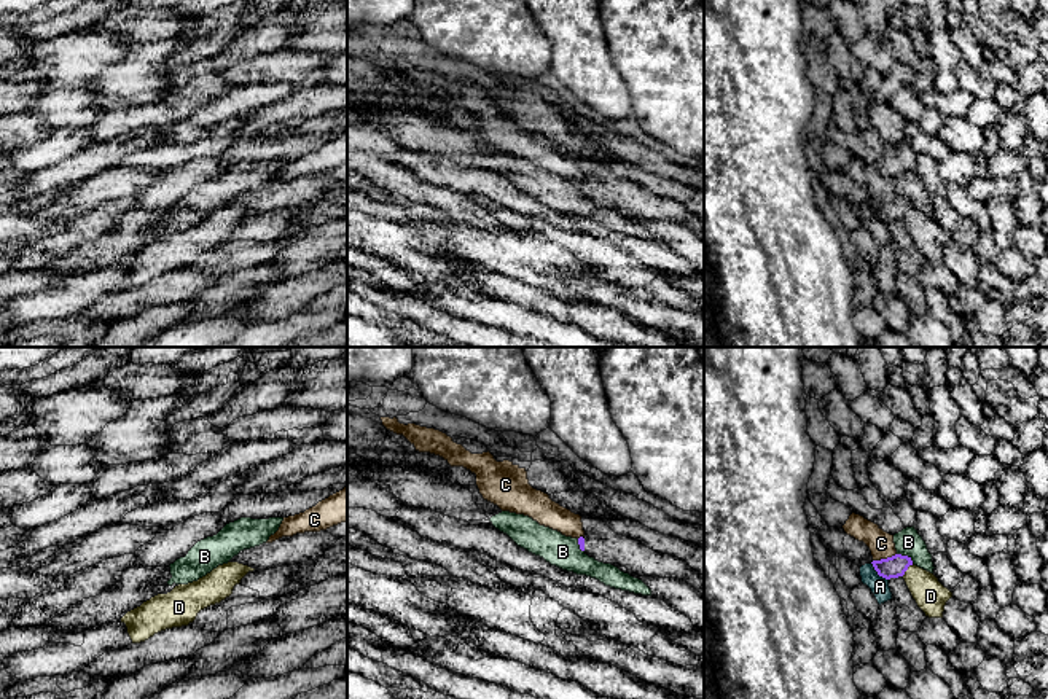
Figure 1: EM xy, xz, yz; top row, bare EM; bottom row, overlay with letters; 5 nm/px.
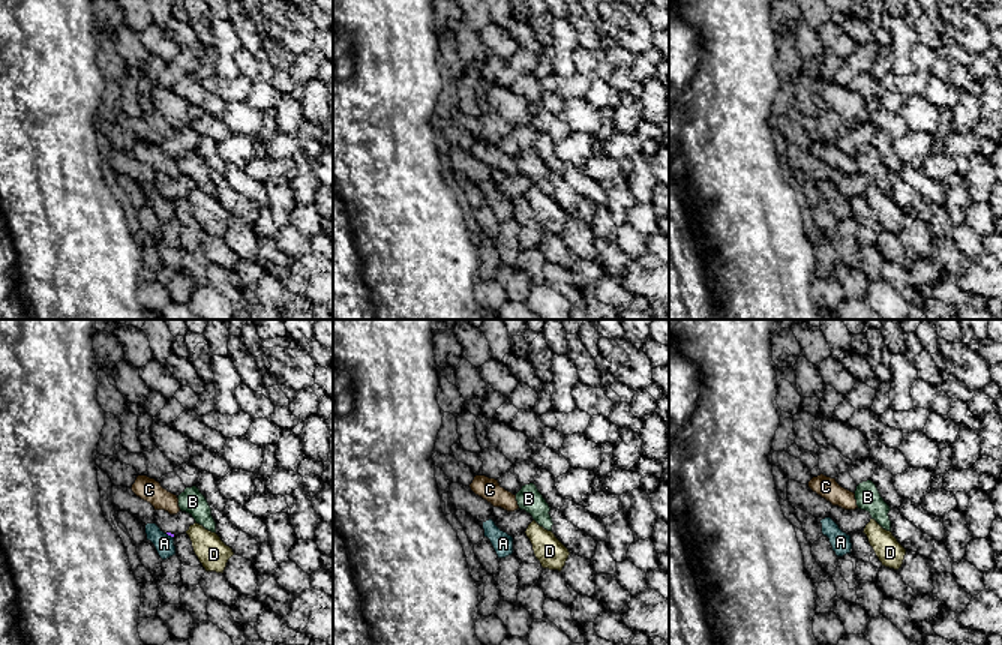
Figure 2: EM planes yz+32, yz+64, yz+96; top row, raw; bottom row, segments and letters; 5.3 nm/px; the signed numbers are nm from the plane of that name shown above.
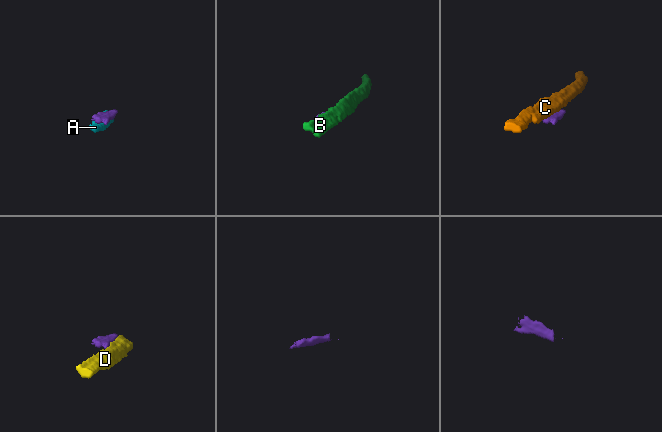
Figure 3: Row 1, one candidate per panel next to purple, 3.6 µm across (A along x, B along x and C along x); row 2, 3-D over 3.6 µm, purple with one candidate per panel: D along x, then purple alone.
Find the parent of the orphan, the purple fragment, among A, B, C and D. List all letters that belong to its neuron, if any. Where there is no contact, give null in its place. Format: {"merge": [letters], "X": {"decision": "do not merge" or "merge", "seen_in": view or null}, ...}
{"merge": [], "A": {"decision": "do not merge", "seen_in": "yz"}, "B": {"decision": "do not merge", "seen_in": "yz"}, "C": {"decision": "do not merge", "seen_in": "yz"}, "D": {"decision": "do not merge", "seen_in": "yz"}}

